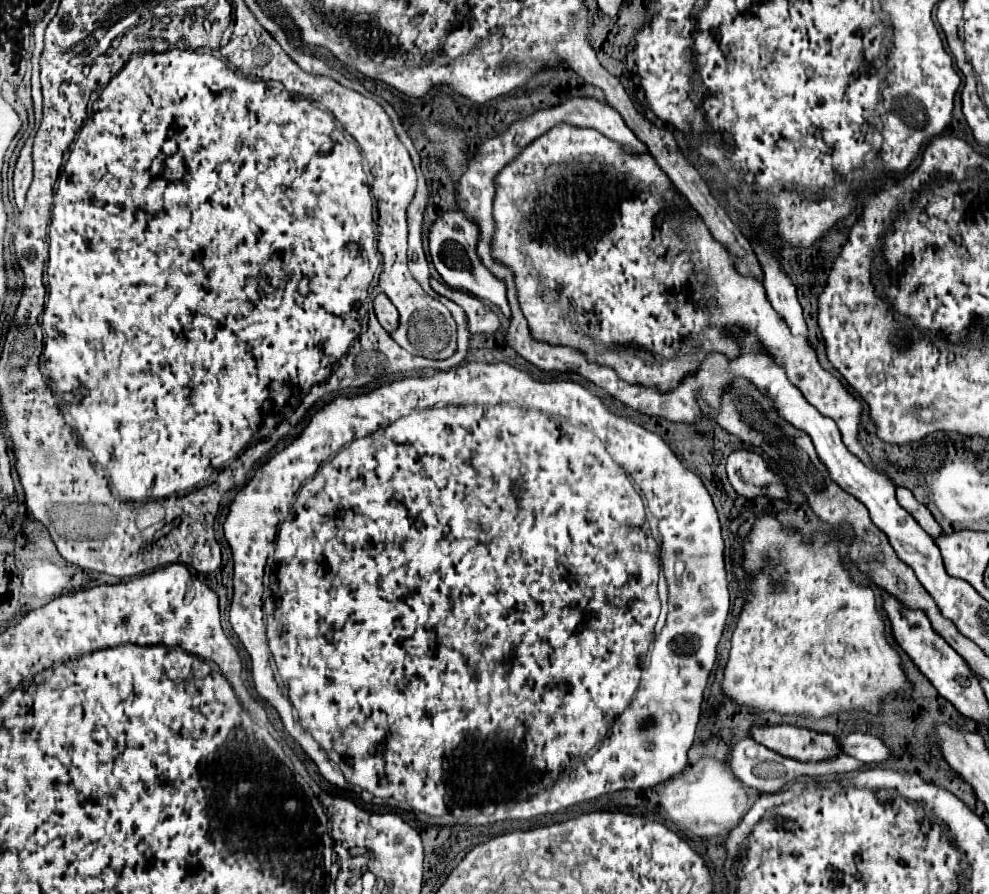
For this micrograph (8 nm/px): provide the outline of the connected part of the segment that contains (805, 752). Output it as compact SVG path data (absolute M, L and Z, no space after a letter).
M795 725L751 727L749 737L783 757L797 761L823 761L823 757L835 757L835 753L839 753L839 745L833 735Z

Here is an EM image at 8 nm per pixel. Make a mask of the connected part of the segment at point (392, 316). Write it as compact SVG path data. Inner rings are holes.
M377 295L373 303L375 303L375 315L377 315L381 327L387 333L393 333L399 327L399 313L397 313L395 305L387 297L383 297L383 295Z

